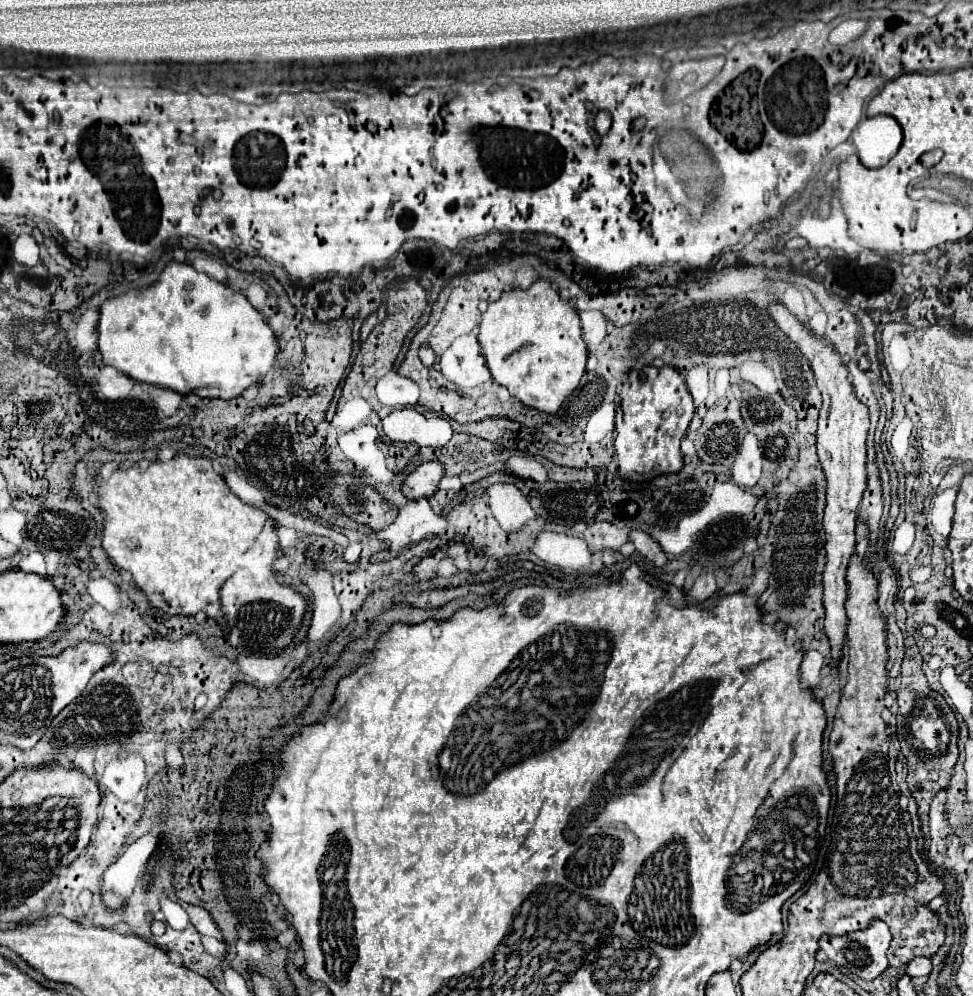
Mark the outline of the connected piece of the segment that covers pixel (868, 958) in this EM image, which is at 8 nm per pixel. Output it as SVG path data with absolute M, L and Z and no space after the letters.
M875 920L867 930L859 930L859 932L853 932L853 934L843 934L843 936L823 936L819 940L819 948L827 954L827 958L849 970L851 974L859 976L861 980L873 980L877 978L887 966L887 948L889 948L889 942L891 942L891 934L889 934L889 926L885 922L879 922Z

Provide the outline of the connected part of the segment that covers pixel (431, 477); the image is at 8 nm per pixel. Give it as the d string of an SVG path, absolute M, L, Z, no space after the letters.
M423 462L417 466L401 484L401 492L413 500L413 498L429 498L435 494L435 486L439 484L443 476L443 466L439 462Z

